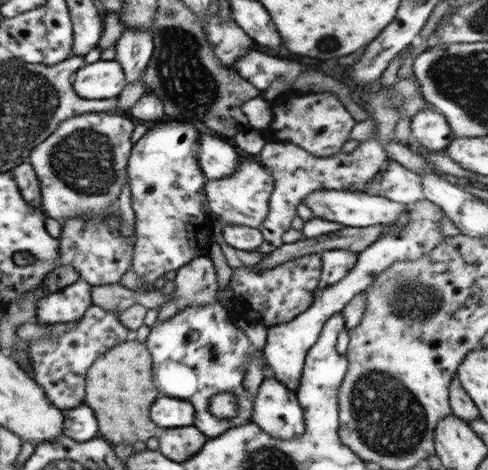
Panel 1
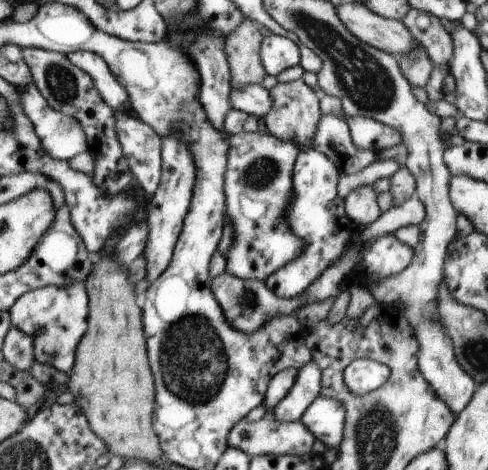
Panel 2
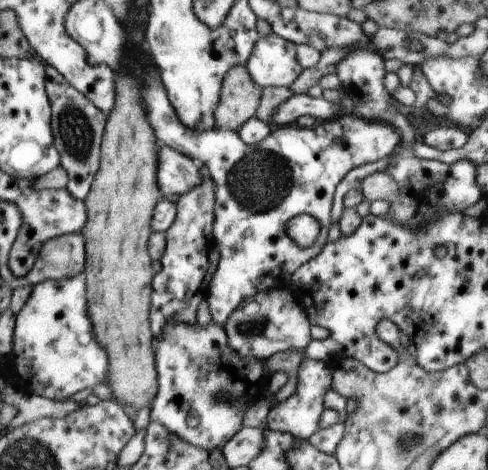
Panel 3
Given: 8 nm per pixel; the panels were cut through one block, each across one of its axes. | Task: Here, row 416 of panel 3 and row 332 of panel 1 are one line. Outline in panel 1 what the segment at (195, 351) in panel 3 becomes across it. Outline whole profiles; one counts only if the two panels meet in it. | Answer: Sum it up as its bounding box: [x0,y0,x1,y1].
[145,302,253,440]

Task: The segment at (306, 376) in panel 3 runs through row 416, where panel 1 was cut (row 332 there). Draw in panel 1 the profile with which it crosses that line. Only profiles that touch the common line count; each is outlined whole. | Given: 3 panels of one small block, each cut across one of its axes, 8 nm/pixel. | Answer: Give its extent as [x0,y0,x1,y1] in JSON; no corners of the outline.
[263,200,445,392]

